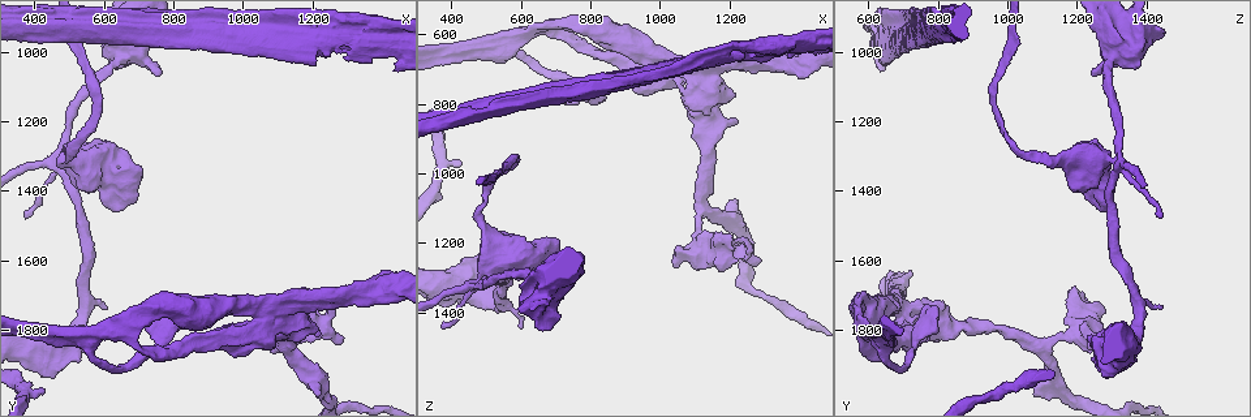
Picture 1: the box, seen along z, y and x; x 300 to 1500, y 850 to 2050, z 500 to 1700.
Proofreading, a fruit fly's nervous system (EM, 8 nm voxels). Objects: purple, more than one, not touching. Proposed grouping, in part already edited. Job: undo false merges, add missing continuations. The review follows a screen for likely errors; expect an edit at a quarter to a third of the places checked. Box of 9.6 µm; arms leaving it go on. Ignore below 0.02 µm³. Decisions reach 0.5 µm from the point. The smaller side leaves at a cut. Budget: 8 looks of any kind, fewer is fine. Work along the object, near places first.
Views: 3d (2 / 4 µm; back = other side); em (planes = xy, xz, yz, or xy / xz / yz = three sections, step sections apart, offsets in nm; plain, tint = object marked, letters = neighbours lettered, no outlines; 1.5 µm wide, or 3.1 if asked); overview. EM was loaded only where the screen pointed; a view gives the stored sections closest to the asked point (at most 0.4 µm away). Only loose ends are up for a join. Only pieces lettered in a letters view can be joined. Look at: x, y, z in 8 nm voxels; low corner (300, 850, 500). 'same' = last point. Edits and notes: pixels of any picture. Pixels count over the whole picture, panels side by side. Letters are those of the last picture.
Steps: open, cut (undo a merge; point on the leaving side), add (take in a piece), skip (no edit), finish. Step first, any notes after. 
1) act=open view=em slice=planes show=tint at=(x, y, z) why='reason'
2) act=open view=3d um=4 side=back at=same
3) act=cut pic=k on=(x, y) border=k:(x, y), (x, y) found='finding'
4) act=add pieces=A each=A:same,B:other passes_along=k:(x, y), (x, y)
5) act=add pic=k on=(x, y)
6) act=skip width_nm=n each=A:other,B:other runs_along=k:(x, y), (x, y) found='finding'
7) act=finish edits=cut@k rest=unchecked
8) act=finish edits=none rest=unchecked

act=open view=3d um=2 at=(480, 1320, 1320) why='sudden change in width'

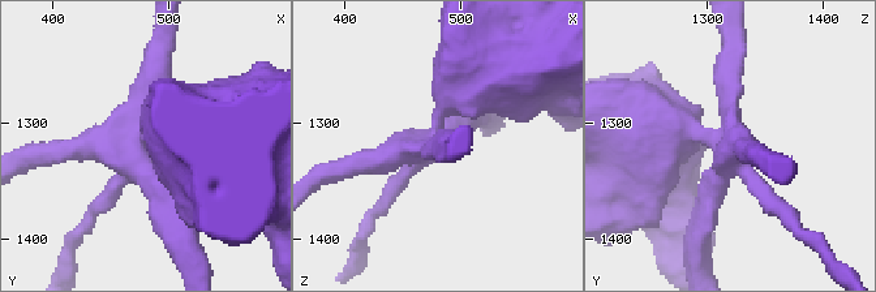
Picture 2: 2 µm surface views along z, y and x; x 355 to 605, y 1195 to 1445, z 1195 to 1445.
act=open view=em slice=planes show=tint at=(476, 1326, 1312)

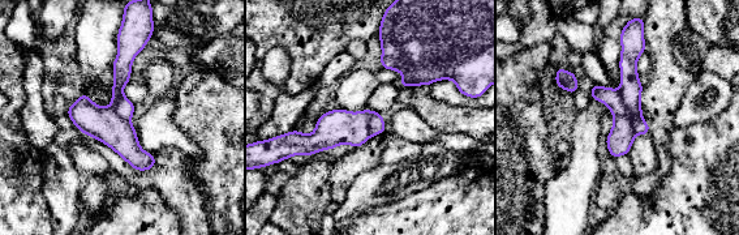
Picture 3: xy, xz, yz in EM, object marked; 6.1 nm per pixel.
act=open view=em slice=planes show=letters at=same

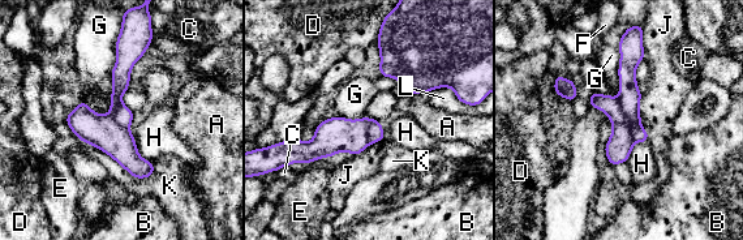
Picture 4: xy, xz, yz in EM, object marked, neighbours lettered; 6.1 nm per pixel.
act=cut pic=4 on=(609, 104) each=A:other,B:other,C:other,D:other,E:other,F:other,G:other,H:other,J:other,K:other,L:other part_leaving=4:(595, 97), (644, 138) found='a second neuron is stuck on'

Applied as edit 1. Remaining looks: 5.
act=open view=overview

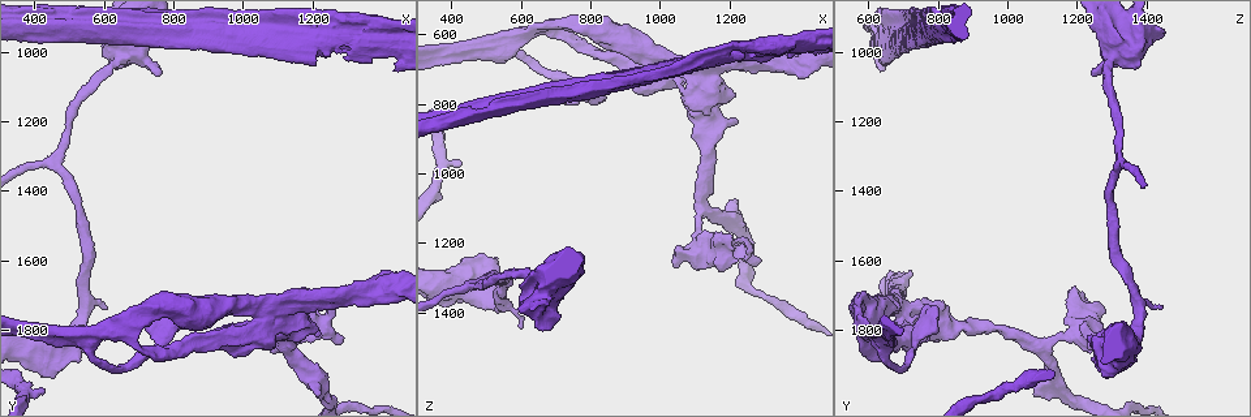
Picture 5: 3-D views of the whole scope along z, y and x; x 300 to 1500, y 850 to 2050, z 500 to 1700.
act=open view=3d um=2 at=(600, 1740, 1450) why='free end'

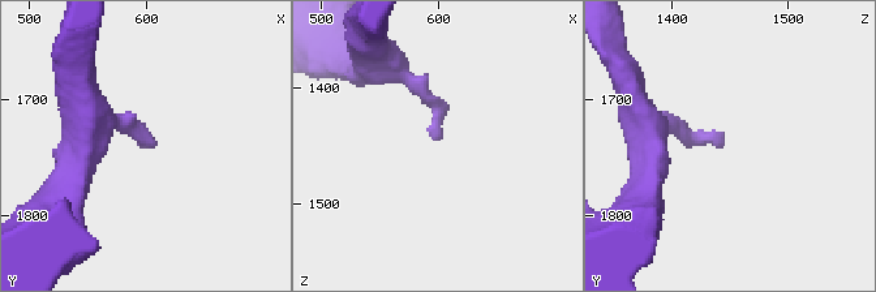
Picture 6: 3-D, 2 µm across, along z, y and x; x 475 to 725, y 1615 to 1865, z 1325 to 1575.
act=open view=em slice=planes show=letters at=(598, 1740, 1444)

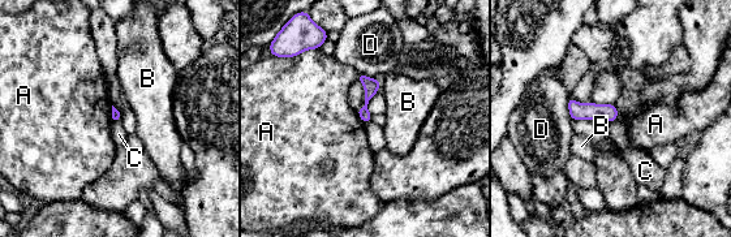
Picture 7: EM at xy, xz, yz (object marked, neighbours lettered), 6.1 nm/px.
act=skip longest_contact=D:160nm each=A:other,B:other,C:other,D:other found='none of them fits'

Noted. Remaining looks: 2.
act=open view=em slice=planes show=letters at=(1280, 1840, 1260) why='free end'

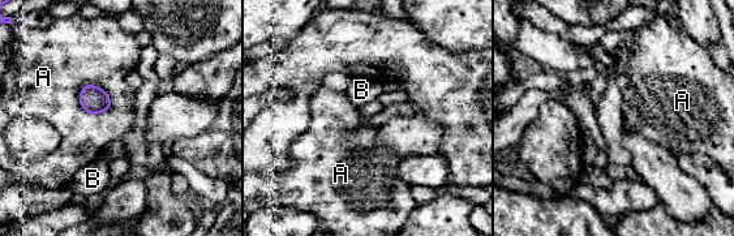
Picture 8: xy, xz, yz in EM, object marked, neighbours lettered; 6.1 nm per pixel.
act=skip each=A:other,B:other border=8:(81, 86), (102, 88), (111, 108) found='none of them fits'

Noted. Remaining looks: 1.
act=finish edits=cut@4 rest=unchecked

